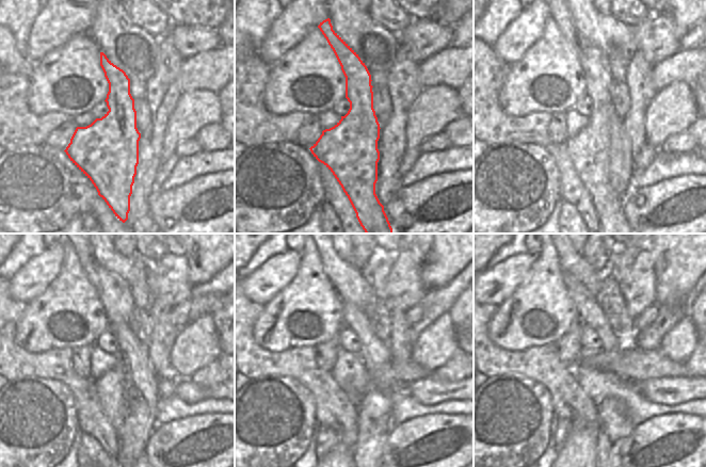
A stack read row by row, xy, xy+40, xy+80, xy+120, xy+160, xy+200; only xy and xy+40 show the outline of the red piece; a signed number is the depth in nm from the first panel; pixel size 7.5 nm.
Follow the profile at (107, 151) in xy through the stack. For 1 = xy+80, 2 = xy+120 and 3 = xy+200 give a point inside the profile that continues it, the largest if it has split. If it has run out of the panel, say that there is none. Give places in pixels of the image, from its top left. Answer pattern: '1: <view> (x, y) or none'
1: xy+80 (589, 149)
2: xy+120 (114, 292)
3: xy+200 (571, 260)

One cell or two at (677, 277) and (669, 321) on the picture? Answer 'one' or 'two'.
two

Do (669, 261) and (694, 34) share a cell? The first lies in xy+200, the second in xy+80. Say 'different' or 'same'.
different

